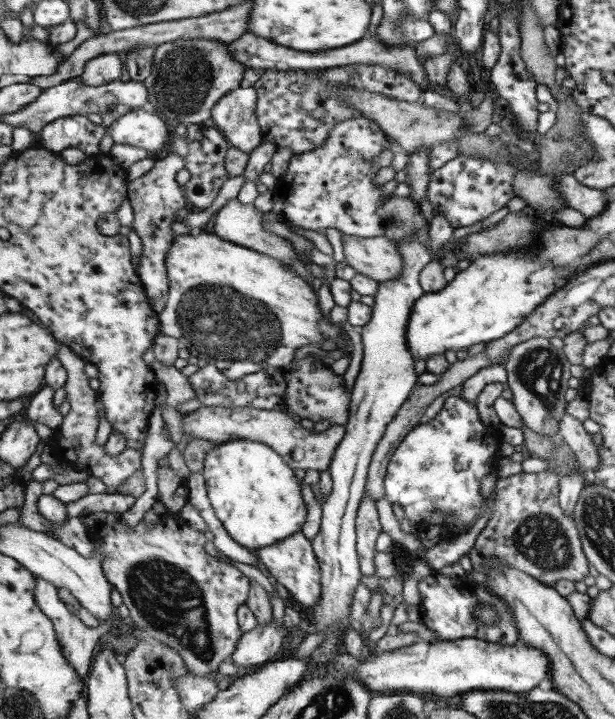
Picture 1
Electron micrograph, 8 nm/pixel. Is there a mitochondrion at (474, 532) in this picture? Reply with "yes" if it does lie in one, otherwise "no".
no

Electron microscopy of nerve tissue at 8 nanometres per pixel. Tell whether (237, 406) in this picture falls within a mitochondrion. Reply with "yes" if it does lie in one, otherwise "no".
no

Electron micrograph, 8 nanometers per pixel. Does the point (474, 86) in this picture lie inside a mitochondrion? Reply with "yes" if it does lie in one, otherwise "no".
no

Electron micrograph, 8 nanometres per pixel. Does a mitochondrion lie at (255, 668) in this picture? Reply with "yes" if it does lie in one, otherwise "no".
no

